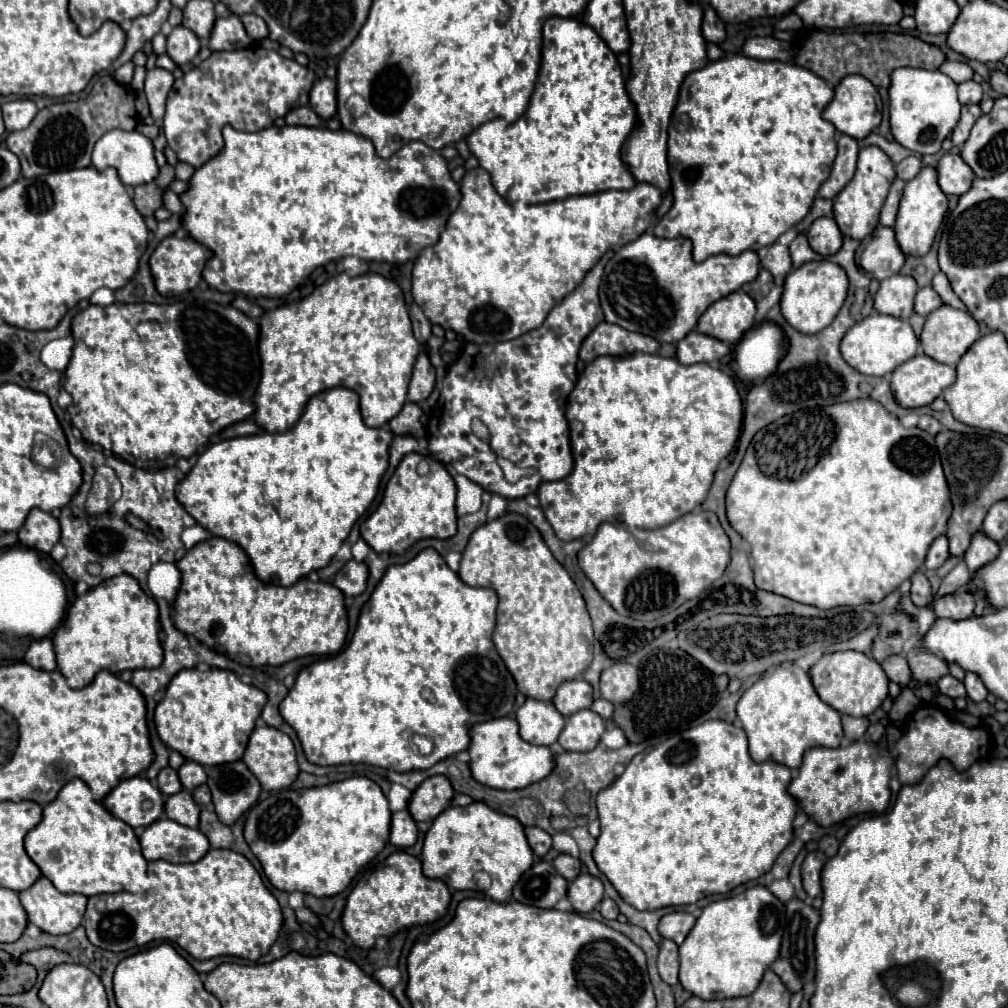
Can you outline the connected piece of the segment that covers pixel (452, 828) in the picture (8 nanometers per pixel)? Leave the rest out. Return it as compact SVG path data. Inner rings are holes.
M471 803L467 807L447 807L431 825L431 829L425 835L425 845L423 845L423 853L421 853L421 863L423 863L423 871L425 875L433 877L433 879L441 879L445 881L451 889L475 889L475 881L473 875L477 871L487 871L491 875L491 887L485 891L493 901L507 901L515 883L519 881L519 877L535 863L535 853L529 847L529 841L525 837L525 827L509 815L497 813L491 807L487 807L485 803Z

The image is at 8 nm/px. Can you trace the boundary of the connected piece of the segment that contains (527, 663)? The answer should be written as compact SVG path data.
M505 513L489 523L479 525L463 551L459 577L473 587L491 587L499 595L497 607L497 627L493 633L493 643L505 661L507 669L515 677L517 689L531 699L551 701L557 687L563 681L577 679L593 659L593 627L587 613L585 599L571 575L553 557L545 545L537 527L519 513Z

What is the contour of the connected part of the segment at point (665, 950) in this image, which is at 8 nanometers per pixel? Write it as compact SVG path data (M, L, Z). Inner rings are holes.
M665 939L665 943L661 945L659 957L657 957L657 967L659 967L659 975L665 983L669 985L677 985L677 971L679 971L679 955L677 955L677 943Z

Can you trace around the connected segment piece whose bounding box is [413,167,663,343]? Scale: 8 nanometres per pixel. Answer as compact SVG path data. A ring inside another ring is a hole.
M475 167L475 169L469 169L461 181L461 191L463 191L463 199L457 207L457 211L449 217L447 221L447 227L445 231L441 233L441 239L433 245L433 247L427 247L419 253L419 257L415 259L415 265L413 265L413 299L415 303L423 309L423 313L427 315L427 319L435 325L441 325L443 329L453 329L455 333L461 333L467 341L475 341L475 343L499 343L499 341L511 341L531 329L537 329L547 313L559 305L565 295L569 295L581 281L583 277L587 275L587 271L615 245L625 245L633 239L637 239L641 233L647 231L651 219L653 219L653 213L655 209L661 205L661 191L651 185L651 183L637 183L633 189L629 191L601 191L601 193L593 193L593 195L577 195L577 197L567 197L567 199L559 199L559 201L549 201L549 203L539 203L539 205L529 205L529 207L523 207L523 209L515 209L511 207L499 193L497 189L493 187L491 183L491 175L483 169L483 167Z

